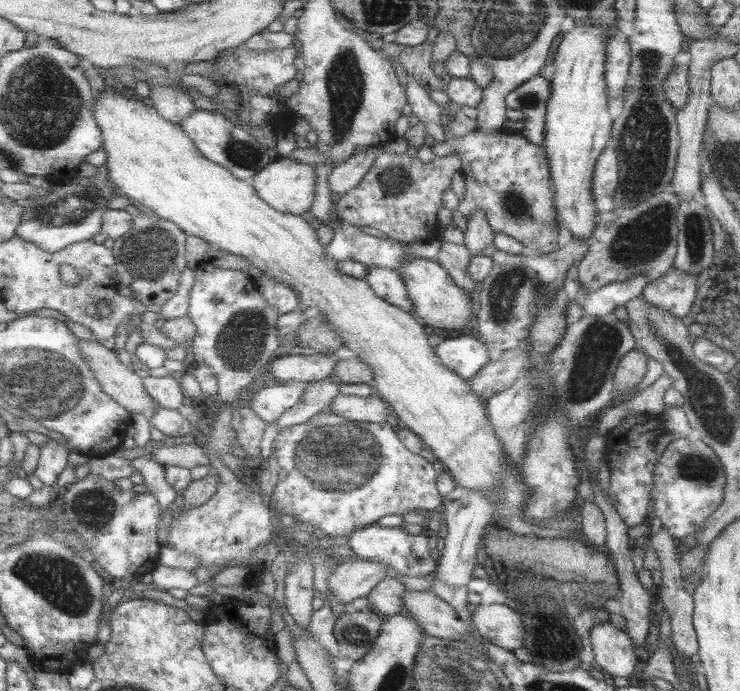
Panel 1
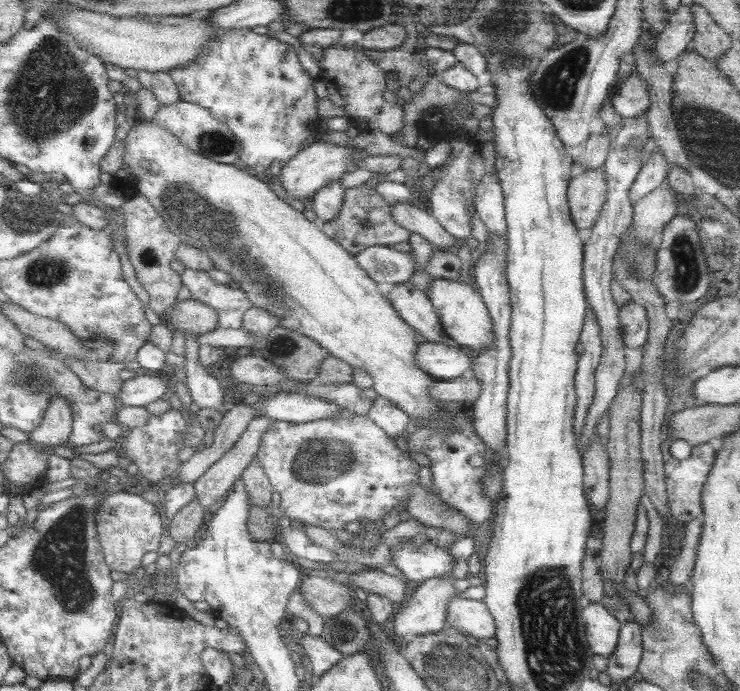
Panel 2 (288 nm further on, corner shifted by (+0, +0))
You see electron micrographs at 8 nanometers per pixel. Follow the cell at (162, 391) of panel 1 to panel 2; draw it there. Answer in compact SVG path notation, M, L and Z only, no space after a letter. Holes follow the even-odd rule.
M153 374L131 378L123 384L123 394L119 394L119 406L121 408L127 408L127 406L145 408L151 402L167 400L171 396L169 392L171 384L173 384L171 380L161 380L161 378L155 378Z

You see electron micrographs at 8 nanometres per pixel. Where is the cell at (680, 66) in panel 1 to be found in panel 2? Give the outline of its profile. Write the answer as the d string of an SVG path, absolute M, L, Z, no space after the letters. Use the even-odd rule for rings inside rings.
M633 70L627 78L619 80L611 88L611 106L615 114L621 118L637 118L645 114L649 108L649 86L647 82Z

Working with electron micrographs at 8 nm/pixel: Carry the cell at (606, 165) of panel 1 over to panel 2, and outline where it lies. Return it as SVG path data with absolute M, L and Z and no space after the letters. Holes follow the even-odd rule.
M601 168L597 170L585 170L583 174L569 180L567 186L567 204L569 214L579 230L579 238L583 244L591 236L591 228L595 226L595 220L603 208L607 194L607 182Z

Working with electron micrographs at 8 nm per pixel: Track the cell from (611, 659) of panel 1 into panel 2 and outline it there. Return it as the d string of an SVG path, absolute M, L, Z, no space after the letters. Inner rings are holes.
M599 602L599 604L587 604L581 610L581 620L585 624L585 638L593 656L597 654L609 660L619 640L621 624L617 622L617 618L613 618Z

